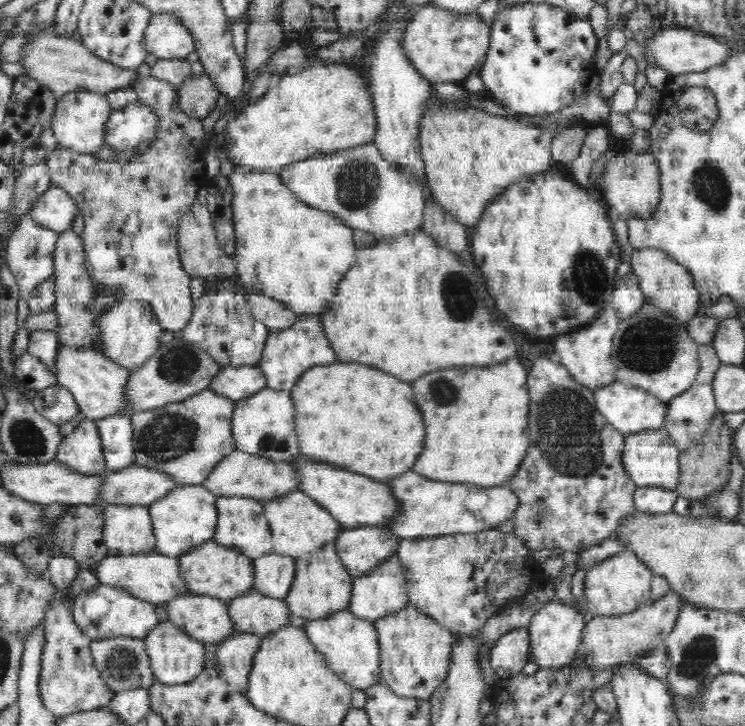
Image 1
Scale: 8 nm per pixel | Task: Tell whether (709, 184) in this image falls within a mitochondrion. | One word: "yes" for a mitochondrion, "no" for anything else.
yes

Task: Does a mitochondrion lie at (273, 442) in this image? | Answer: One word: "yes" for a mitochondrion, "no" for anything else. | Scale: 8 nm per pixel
yes

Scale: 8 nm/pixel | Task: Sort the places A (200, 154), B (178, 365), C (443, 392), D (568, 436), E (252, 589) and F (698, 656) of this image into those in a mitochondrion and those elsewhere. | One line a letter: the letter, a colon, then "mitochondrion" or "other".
A: other
B: mitochondrion
C: mitochondrion
D: mitochondrion
E: other
F: mitochondrion

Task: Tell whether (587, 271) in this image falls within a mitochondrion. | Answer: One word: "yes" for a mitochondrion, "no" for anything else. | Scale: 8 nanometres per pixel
yes

